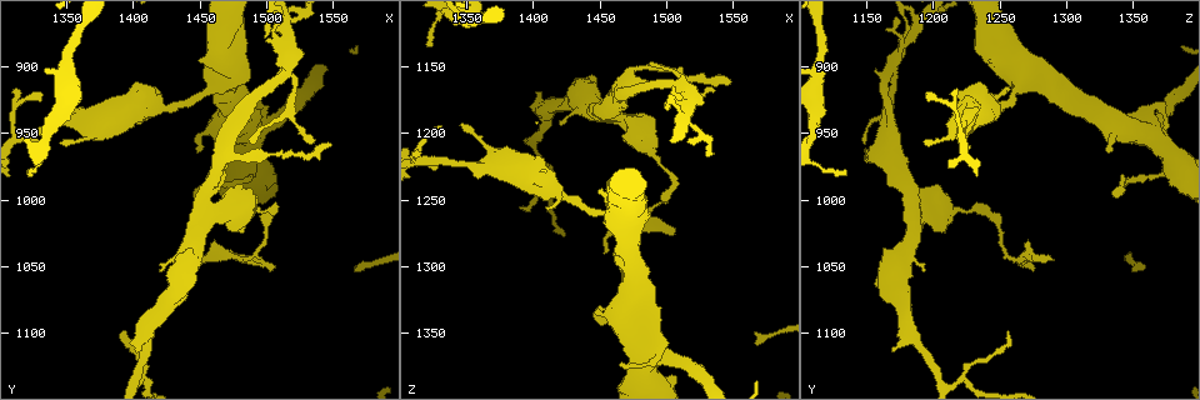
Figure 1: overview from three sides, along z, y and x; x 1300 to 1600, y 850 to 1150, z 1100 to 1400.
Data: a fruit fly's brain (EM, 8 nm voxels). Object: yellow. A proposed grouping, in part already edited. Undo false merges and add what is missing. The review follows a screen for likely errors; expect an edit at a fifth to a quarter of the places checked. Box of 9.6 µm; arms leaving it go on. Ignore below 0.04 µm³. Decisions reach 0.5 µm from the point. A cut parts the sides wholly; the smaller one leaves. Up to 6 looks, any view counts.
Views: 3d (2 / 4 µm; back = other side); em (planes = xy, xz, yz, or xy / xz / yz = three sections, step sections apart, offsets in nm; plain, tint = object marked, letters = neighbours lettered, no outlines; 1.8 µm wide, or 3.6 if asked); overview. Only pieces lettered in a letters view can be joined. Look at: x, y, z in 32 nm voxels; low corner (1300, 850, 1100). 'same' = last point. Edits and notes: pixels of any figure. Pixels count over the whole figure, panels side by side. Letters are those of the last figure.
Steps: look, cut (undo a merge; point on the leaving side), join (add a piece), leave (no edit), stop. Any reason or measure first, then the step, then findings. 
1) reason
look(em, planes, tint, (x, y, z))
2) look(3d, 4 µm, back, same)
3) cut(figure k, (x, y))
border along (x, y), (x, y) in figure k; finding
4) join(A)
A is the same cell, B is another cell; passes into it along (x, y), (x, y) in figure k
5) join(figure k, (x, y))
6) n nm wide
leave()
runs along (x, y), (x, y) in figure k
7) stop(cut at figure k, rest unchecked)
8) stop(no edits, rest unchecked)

free end
look(em, xz, step 8, tint, (1548, 960, 1160))

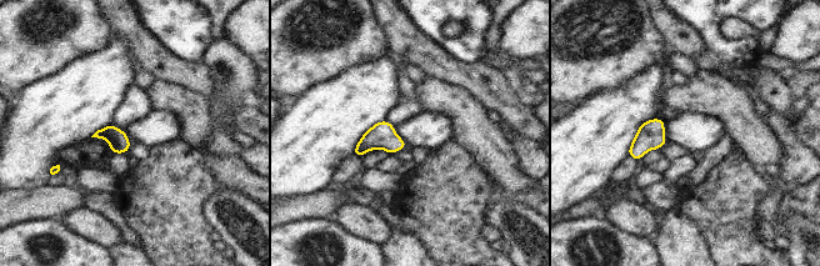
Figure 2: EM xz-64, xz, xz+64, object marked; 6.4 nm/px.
look(em, xz, step 8, letters, same)

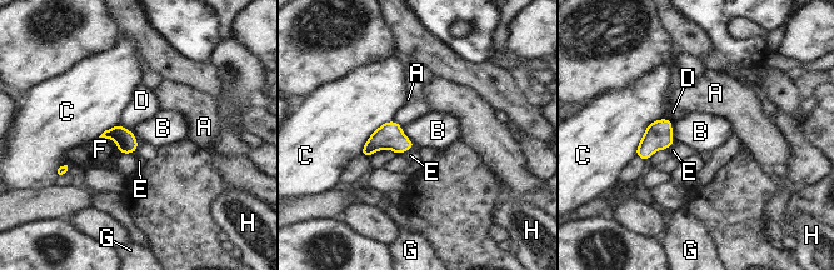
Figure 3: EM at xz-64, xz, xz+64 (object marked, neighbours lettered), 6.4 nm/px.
leave()
A, B, C, D, E, F, G and H are other cells; border along (670, 119), (672, 135), (677, 143) in figure 3; no lettered piece goes on from it

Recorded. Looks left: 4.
thin end
look(3d, 4 µm, (1506, 1050, 1276))

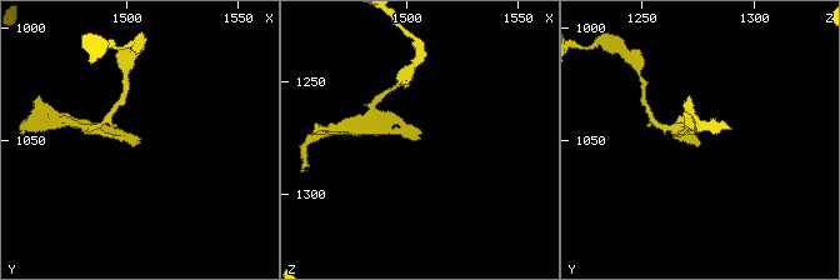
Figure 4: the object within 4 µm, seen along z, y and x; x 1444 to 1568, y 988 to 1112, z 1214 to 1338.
need the tissue
look(em, yz, step 8, letters, (1504, 1049, 1276))

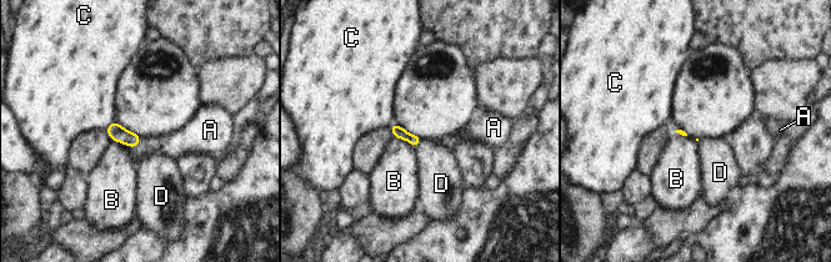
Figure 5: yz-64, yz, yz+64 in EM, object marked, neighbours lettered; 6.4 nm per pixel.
leave()
A, B, C and D are other cells; border along (421, 139), (416, 149) in figure 5; no lettered piece goes on from it

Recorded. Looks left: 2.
an open end
look(3d, 4 µm, (1346, 956, 1192))

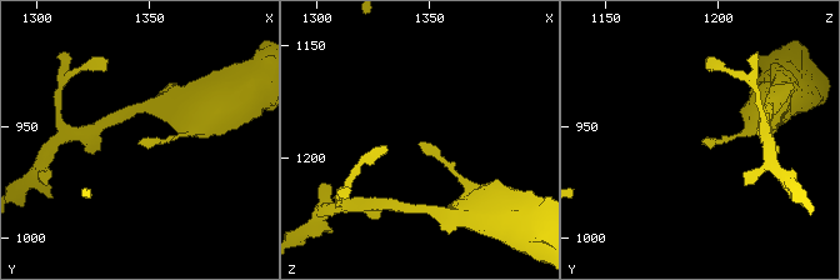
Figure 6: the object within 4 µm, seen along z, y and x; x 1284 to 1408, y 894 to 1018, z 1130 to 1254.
now the EM
look(em, planes, letters, (1345, 955, 1194))

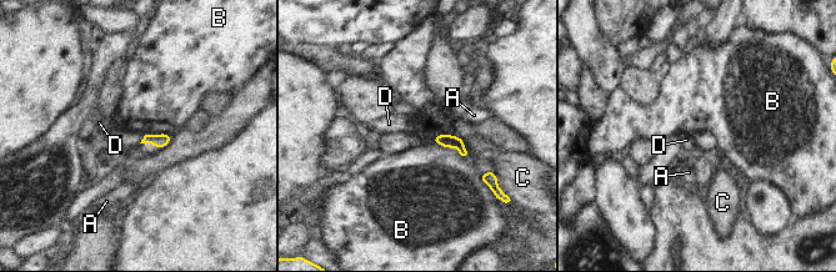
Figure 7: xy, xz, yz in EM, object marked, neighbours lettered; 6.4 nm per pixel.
leave()
A, B, C and D are other cells; border along (430, 139), (467, 154) in figure 7; no lettered piece goes on from it

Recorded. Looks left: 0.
stop(no edits, rest unchecked)

